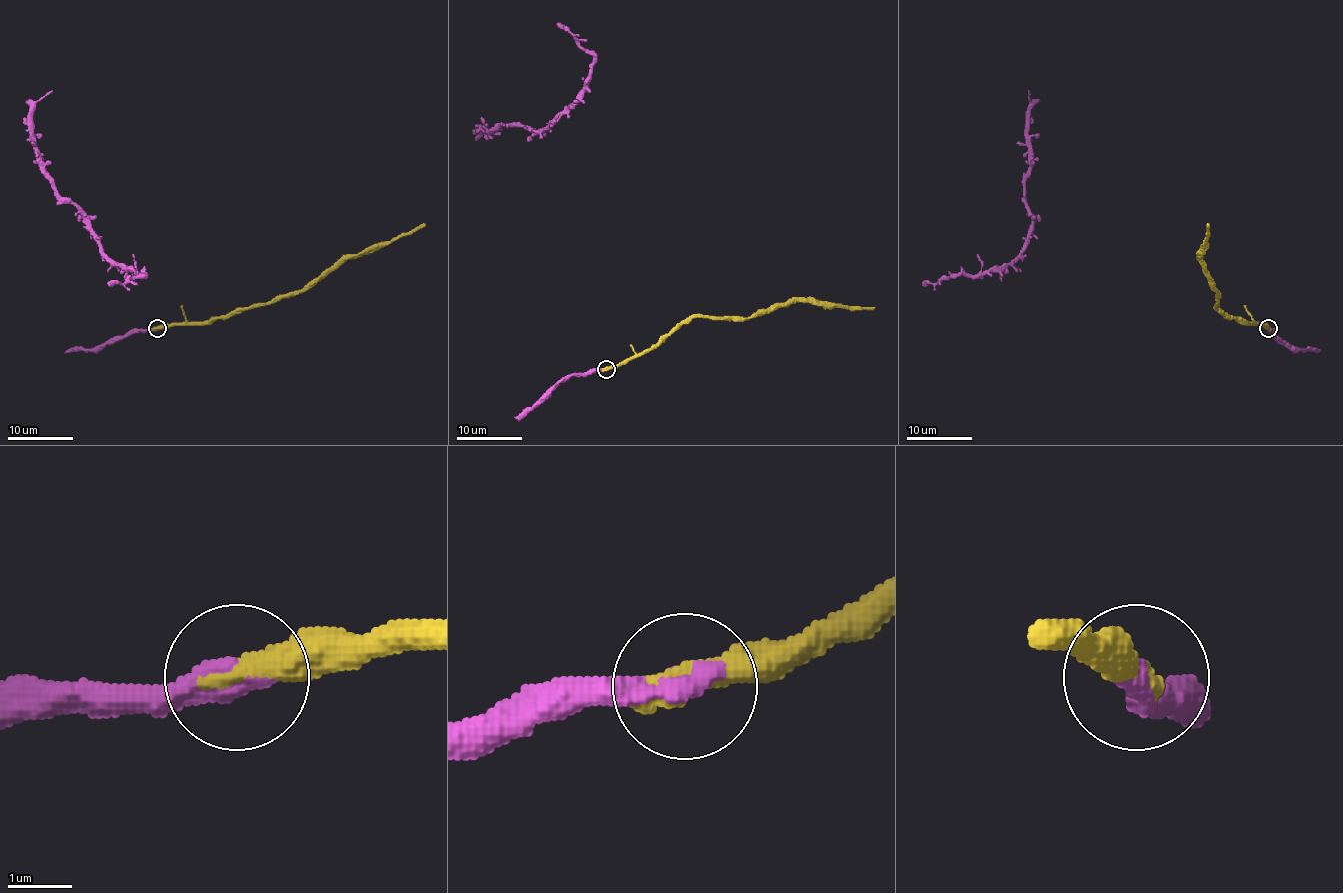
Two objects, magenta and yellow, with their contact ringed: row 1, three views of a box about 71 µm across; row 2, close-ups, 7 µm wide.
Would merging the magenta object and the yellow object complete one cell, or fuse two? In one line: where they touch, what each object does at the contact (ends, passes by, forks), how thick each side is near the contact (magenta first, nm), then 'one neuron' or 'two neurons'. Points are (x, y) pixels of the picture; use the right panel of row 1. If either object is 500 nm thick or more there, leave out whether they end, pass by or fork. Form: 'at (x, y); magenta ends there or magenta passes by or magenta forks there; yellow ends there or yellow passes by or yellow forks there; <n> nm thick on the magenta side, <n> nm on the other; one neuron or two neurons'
at (1268, 328); 440 nm thick on the magenta side, 500 nm on the other; one neuron

